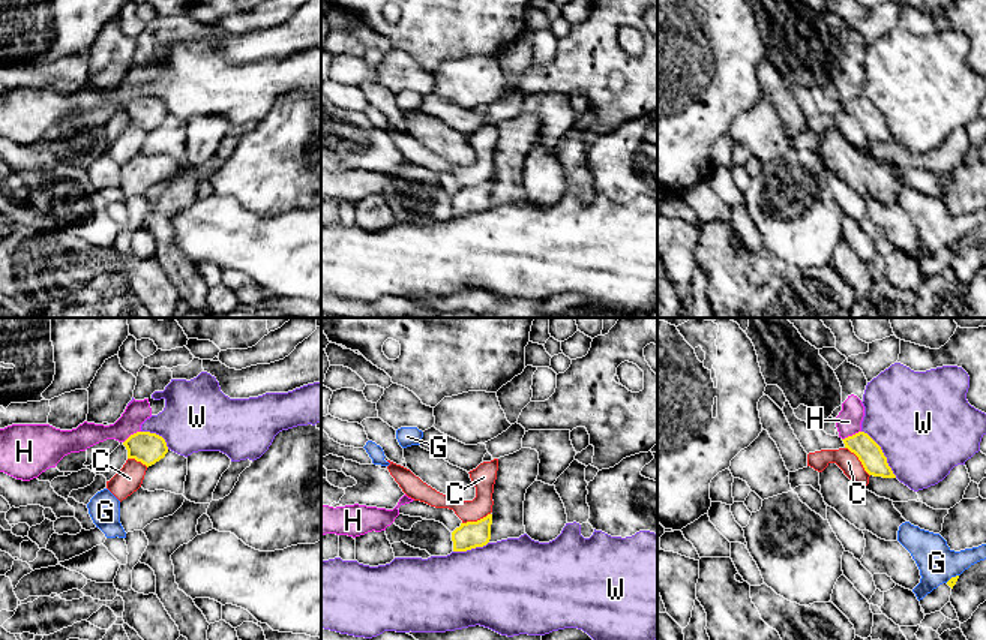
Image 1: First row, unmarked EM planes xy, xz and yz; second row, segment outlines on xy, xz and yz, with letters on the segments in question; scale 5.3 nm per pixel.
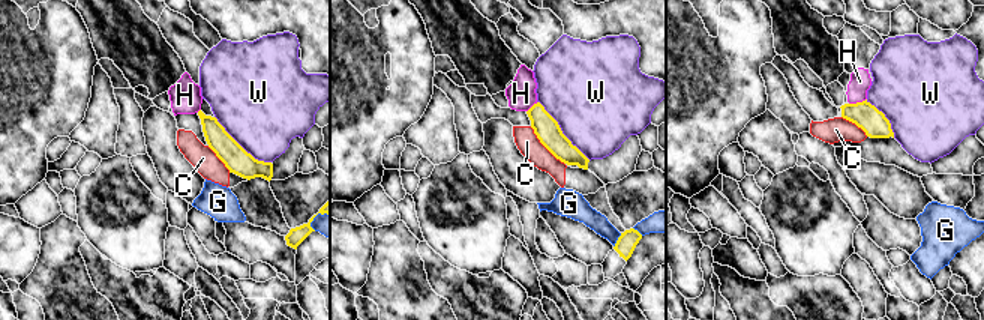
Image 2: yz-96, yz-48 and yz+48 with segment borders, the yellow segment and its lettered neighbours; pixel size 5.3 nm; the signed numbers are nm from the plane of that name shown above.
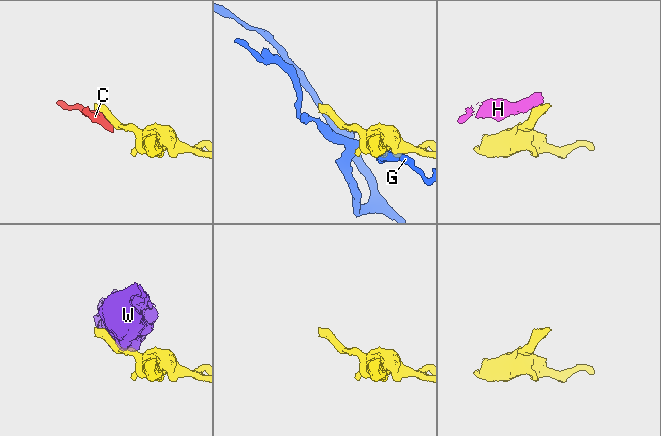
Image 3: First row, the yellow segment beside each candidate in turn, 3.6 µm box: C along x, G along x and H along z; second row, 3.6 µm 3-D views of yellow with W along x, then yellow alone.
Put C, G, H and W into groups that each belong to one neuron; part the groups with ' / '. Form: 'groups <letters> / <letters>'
groups C / G / H / W

